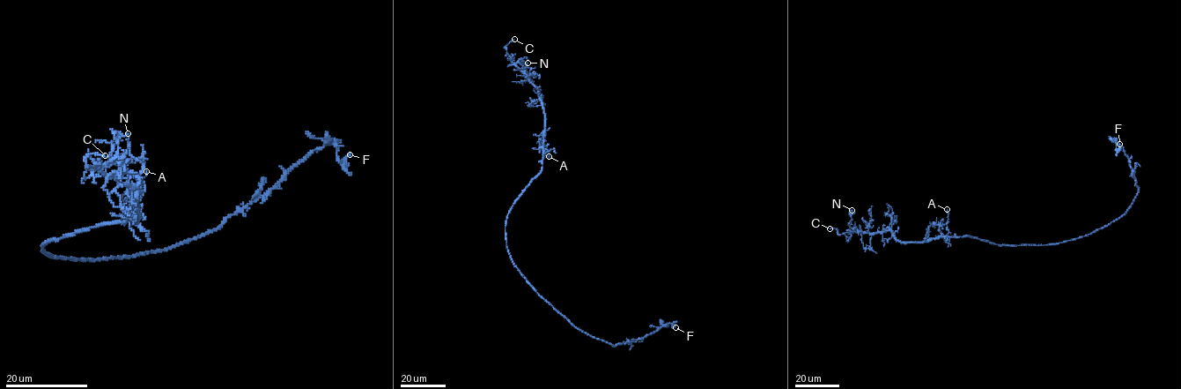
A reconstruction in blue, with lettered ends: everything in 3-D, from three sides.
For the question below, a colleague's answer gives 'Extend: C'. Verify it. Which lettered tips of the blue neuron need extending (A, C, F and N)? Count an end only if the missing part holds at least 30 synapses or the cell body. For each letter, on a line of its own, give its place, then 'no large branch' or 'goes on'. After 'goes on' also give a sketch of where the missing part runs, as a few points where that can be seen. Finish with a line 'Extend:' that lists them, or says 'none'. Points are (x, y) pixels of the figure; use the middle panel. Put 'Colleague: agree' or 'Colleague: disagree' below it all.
A: at (549, 156); no large branch
C: at (514, 39); goes on; missing branch runs (514, 39), (531, 32), (542, 35), (544, 30)
F: at (675, 327); no large branch
N: at (527, 63); no large branch
Extend: C
Colleague: agree

